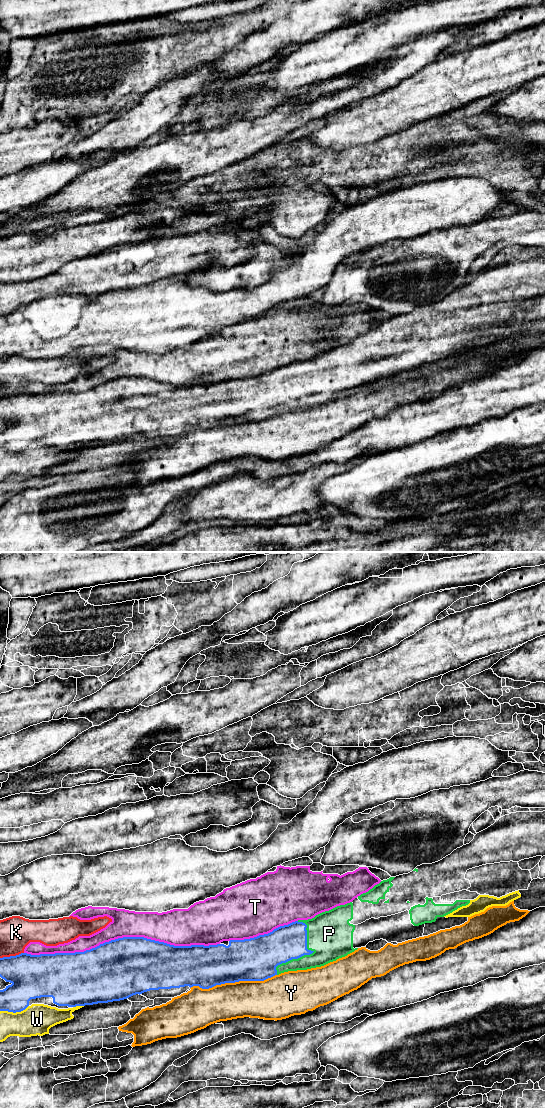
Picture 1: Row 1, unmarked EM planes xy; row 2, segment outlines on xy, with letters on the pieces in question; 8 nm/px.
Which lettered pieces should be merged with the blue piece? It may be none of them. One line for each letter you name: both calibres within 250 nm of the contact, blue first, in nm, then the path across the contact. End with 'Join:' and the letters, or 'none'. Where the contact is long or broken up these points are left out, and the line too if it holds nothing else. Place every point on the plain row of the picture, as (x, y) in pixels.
P: 280 nm thick on the blue side, 360 nm on the other
Join: P

